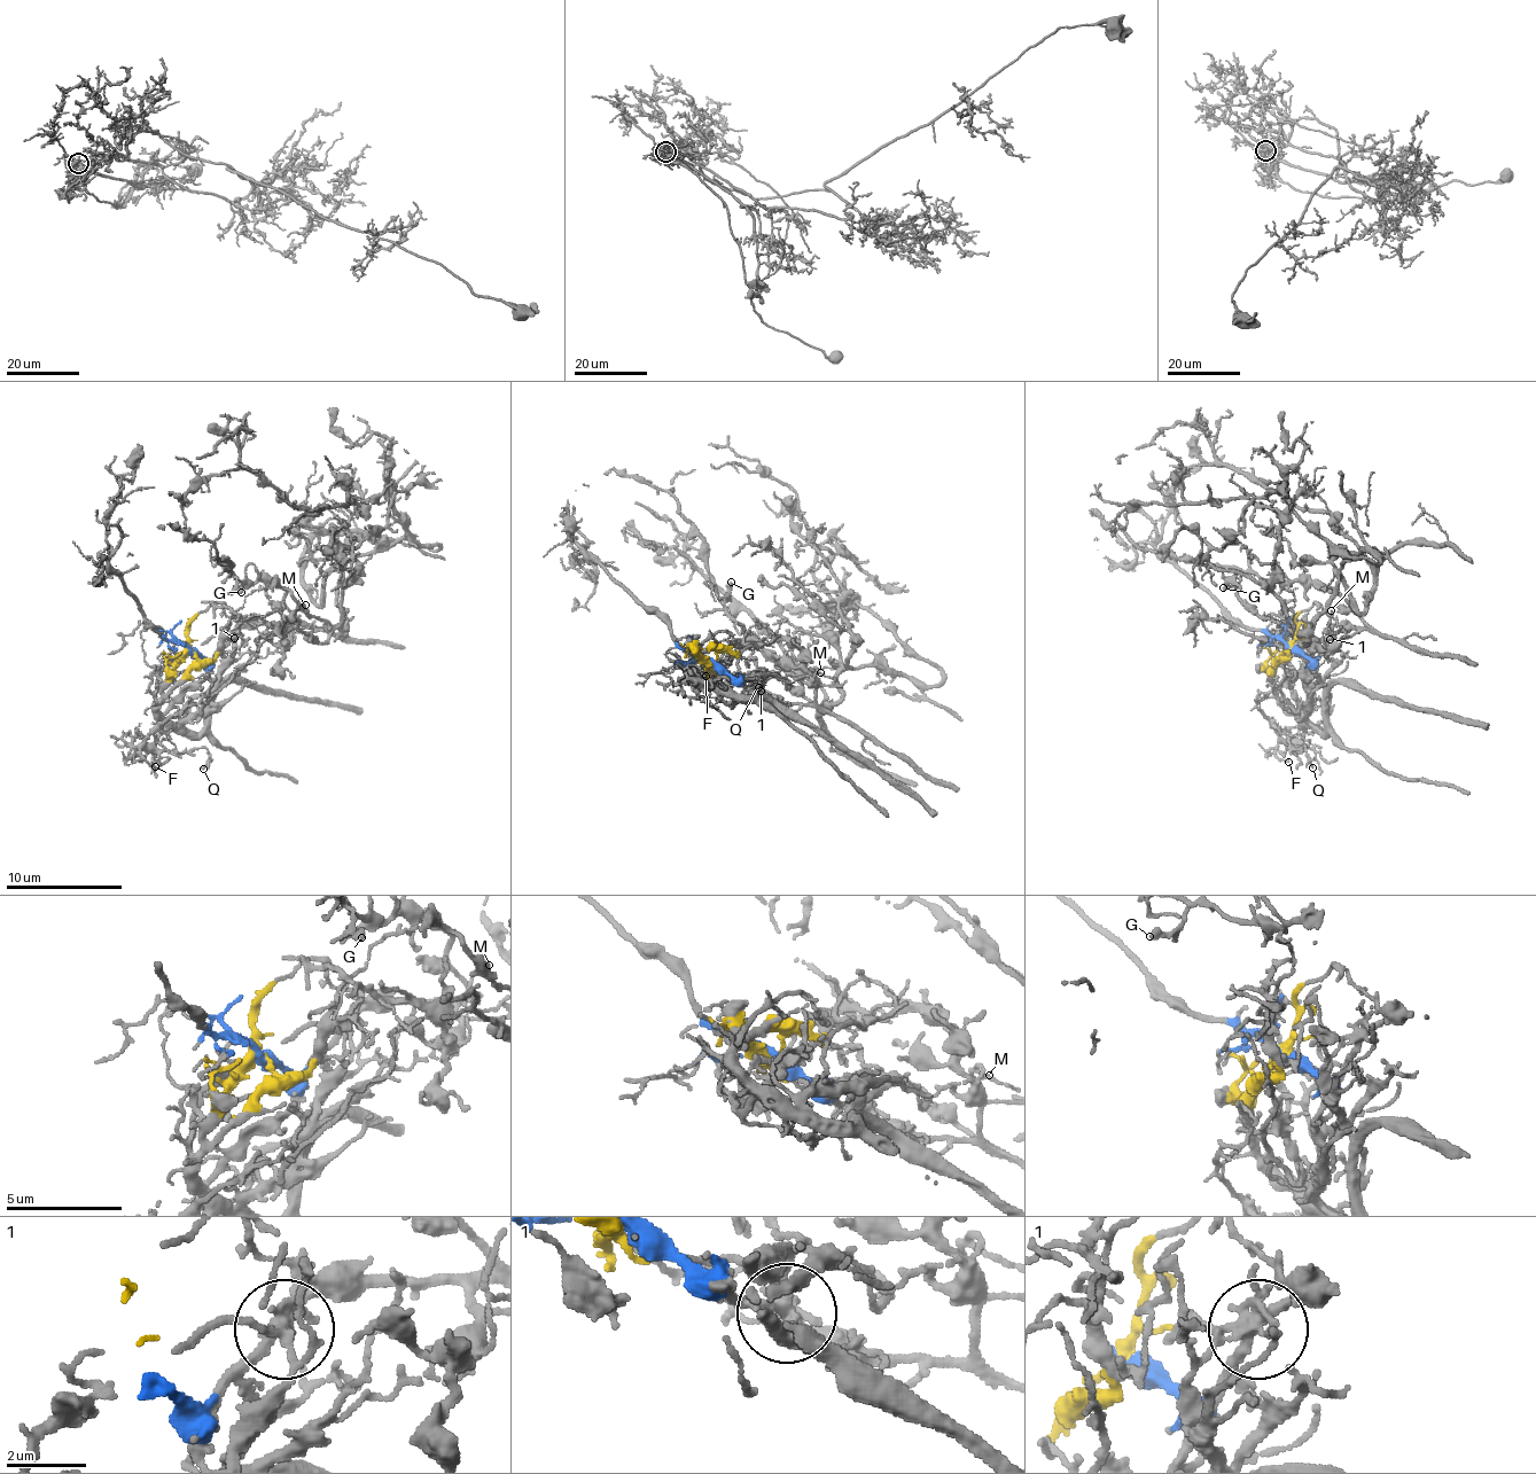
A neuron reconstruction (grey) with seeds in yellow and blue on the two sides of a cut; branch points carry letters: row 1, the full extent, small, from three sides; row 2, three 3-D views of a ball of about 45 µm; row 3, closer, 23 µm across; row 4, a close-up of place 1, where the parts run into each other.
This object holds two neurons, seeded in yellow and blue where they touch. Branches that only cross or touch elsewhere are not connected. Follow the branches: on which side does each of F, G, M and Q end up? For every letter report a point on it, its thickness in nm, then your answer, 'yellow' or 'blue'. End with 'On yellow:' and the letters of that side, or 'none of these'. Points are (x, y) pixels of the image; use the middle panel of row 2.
F: at (706, 676); 140 nm thick; yellow
G: at (731, 582); 320 nm thick; blue
M: at (820, 672); 100 nm thick; blue
Q: at (758, 687); 130 nm thick; yellow
On yellow: F, Q

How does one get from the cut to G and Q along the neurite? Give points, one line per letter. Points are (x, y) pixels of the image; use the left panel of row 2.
G: (187, 650), (213, 657), (242, 628), (289, 623), (295, 614), (283, 590), (234, 576), (242, 592)
Q: (187, 650), (172, 675), (157, 717), (163, 725), (154, 746), (161, 751), (203, 748), (209, 763), (202, 769)

